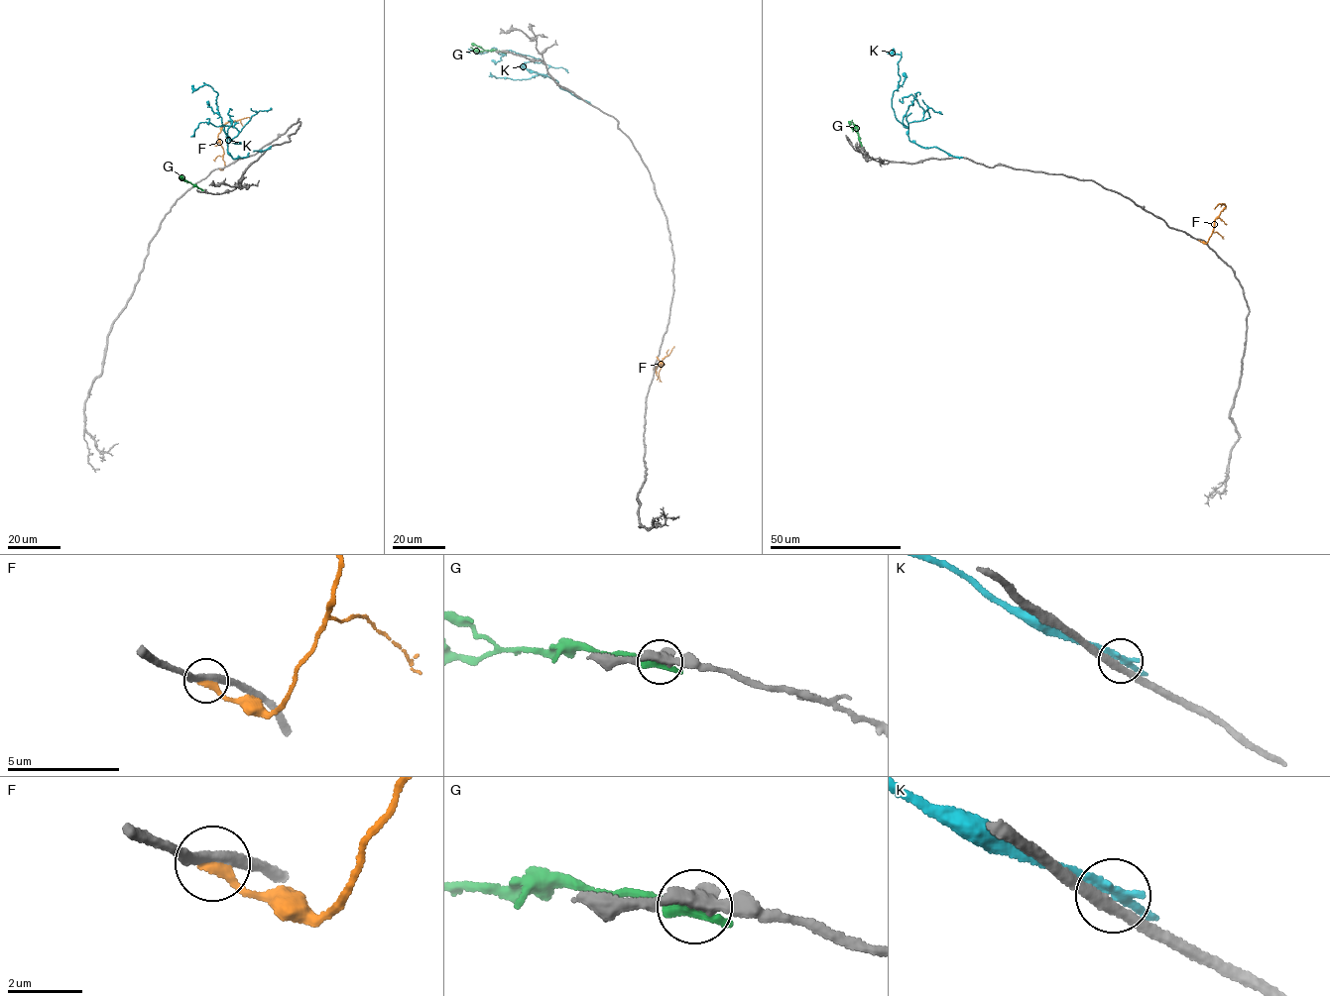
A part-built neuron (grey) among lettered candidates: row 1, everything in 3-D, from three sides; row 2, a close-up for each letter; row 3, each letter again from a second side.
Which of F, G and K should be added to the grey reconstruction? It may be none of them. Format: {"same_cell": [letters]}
{"same_cell": []}

